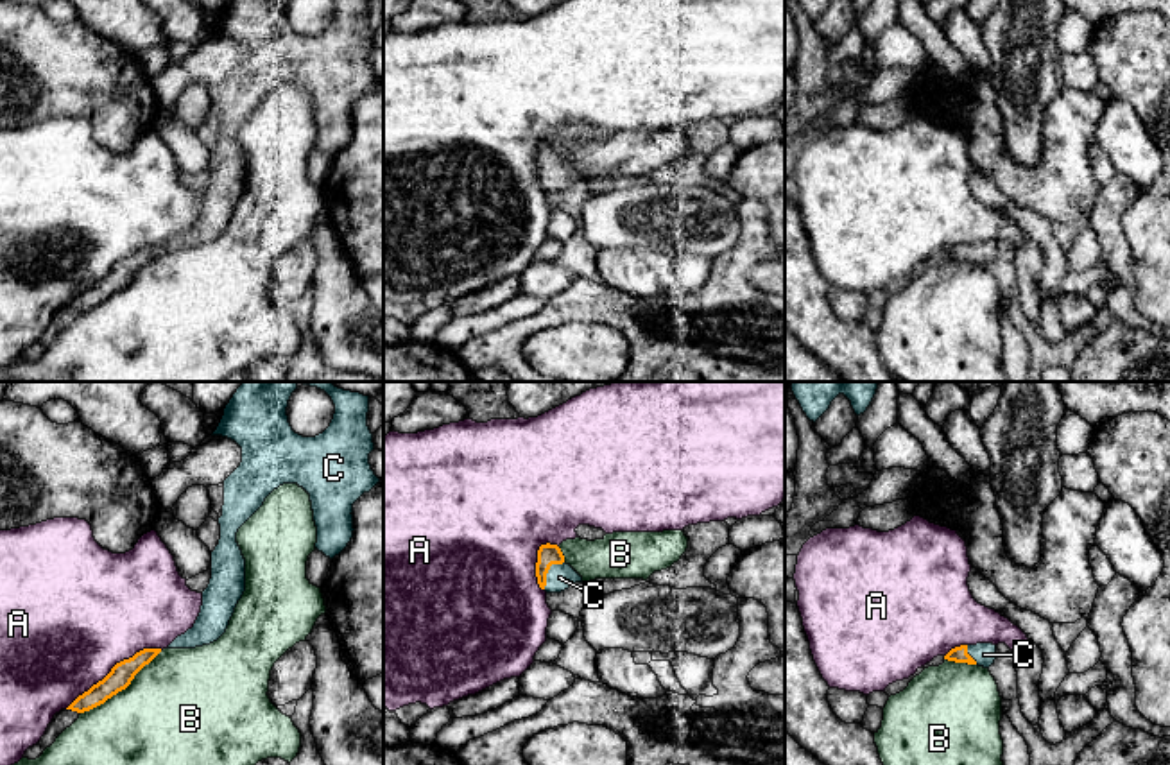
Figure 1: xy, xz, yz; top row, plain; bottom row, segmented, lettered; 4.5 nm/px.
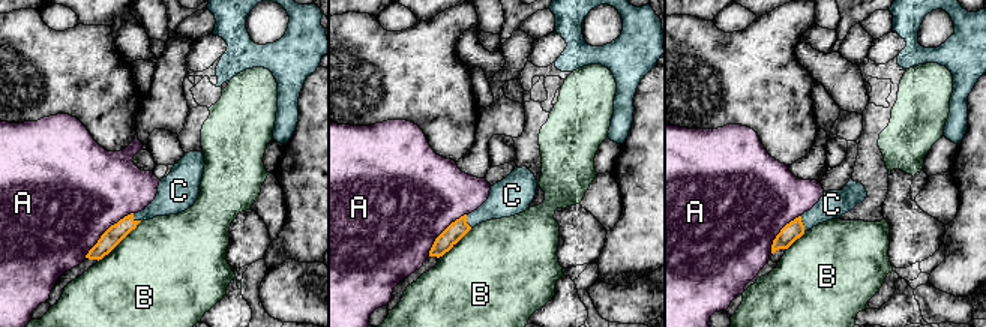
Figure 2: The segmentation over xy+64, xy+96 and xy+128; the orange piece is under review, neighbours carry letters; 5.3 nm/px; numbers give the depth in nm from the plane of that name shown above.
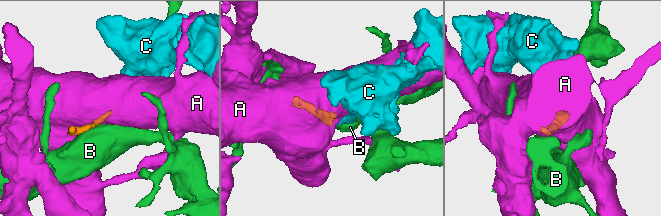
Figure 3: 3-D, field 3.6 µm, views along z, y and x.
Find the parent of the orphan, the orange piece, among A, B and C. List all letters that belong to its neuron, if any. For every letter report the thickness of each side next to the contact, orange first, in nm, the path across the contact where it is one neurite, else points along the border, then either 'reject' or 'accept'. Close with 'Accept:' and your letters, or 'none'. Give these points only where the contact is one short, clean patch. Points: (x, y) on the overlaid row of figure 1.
A: calibres 110 and 500 nm; reject
B: calibres 110 and 460 nm; reject
C: calibres 100 and 120 nm; way xz (549, 554), (547, 572), (559, 577); accept
Accept: C

